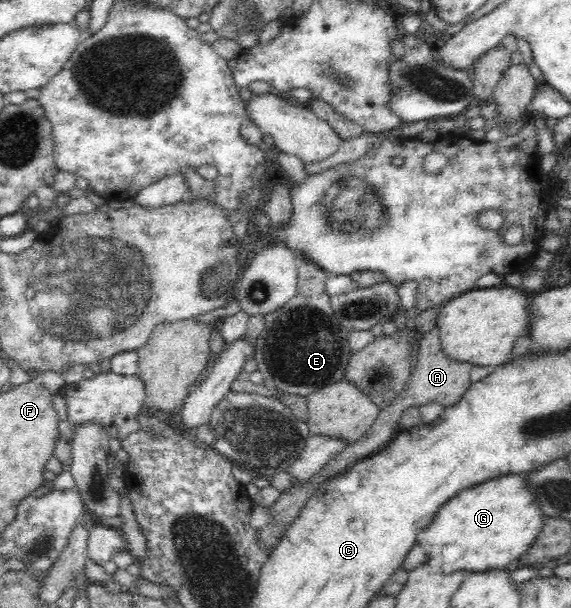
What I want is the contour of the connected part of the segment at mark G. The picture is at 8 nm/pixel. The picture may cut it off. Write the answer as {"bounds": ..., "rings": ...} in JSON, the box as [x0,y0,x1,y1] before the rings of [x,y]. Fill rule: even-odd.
{"bounds":[418,474,544,574],"rings":[[[506,474],[502,477],[480,482],[462,489],[456,496],[443,504],[433,521],[418,533],[418,542],[427,552],[427,563],[433,572],[450,574],[456,570],[486,572],[494,568],[502,569],[517,564],[517,560],[531,547],[544,526],[544,513],[535,494],[529,488],[526,474]]]}

